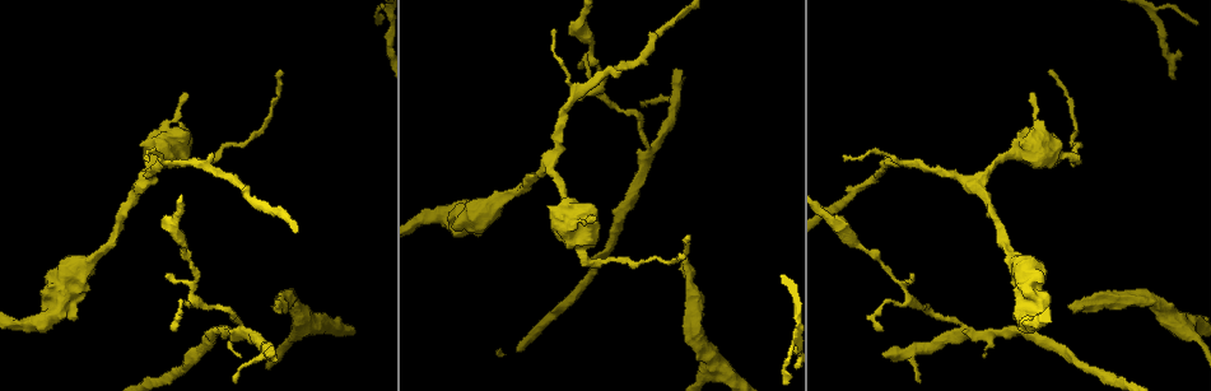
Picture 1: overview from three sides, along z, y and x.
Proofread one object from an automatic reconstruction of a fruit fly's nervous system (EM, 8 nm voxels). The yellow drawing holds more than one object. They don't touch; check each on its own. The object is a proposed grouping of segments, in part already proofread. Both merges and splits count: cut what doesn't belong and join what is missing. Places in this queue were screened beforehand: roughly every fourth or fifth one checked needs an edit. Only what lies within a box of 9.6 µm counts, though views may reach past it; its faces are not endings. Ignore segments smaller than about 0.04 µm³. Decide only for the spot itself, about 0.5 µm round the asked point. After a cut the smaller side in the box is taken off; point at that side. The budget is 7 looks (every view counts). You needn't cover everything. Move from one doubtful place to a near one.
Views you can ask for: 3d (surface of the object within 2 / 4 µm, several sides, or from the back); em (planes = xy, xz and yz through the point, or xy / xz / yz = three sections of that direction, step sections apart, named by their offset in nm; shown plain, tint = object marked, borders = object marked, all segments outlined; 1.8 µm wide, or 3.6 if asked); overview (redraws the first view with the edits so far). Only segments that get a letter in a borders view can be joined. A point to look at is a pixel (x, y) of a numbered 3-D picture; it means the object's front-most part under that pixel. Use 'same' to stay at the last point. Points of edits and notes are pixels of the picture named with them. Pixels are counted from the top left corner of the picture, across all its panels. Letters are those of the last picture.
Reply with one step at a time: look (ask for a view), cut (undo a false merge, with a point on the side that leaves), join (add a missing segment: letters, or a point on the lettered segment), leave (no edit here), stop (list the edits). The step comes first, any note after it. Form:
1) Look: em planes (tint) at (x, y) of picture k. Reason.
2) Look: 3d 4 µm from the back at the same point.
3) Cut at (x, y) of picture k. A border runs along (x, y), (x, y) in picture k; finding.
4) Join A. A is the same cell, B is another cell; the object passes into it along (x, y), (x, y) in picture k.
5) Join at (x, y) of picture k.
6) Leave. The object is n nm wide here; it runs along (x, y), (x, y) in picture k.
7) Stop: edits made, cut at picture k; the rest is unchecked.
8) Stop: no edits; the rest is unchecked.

Look: 3d 4 µm at (239, 329) of picture 1. Abrupt turn.

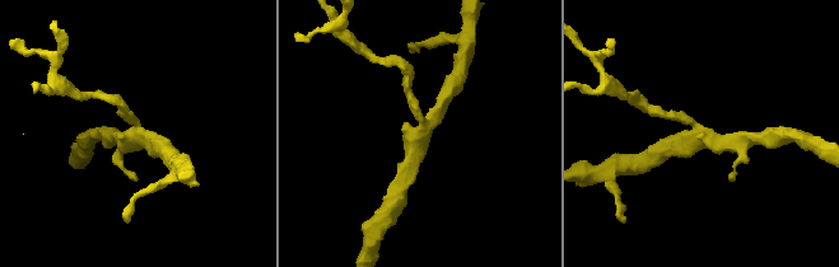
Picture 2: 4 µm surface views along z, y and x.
Look: em xz step 16 (borders) at (702, 130) of picture 2. Now the EM.

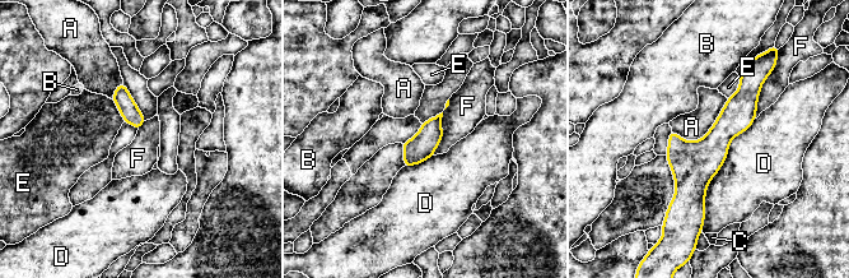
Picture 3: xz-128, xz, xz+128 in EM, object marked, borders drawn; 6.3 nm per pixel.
Leave. The longest contact is with D, 750 nm; A, B, C, D, E and F are other cells; a border runs along (443, 112), (442, 140), (433, 154) in picture 3; all the same neuron.

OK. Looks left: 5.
Look: em xy step 4 (borders) at (885, 355) of picture 1. Branch stops here.

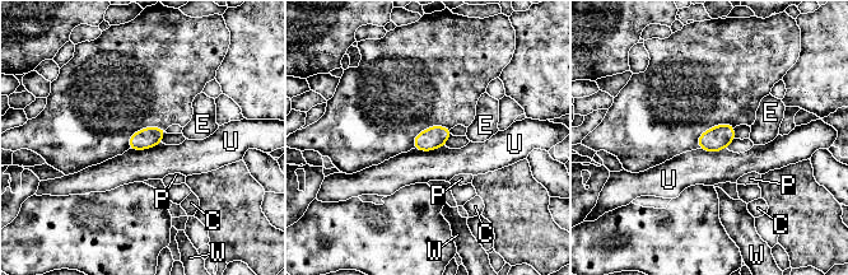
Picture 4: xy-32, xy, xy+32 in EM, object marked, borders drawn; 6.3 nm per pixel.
Look: em planes (borders) at the same point. Cut it another way.

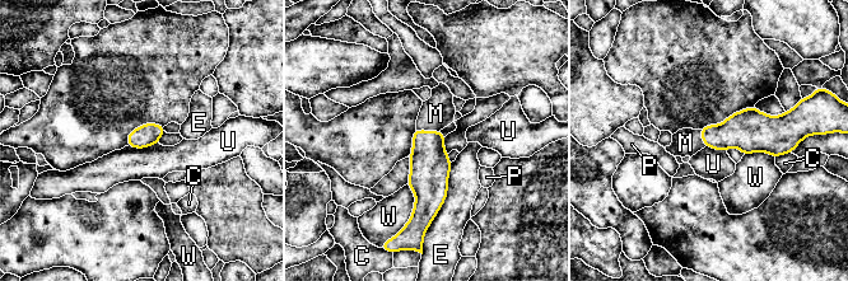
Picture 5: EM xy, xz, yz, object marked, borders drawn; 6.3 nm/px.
Join at (436, 113) of picture 5. M is the same cell, C, E, P, U and W are other cells; it goes on there.

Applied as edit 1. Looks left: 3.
Look: overview.

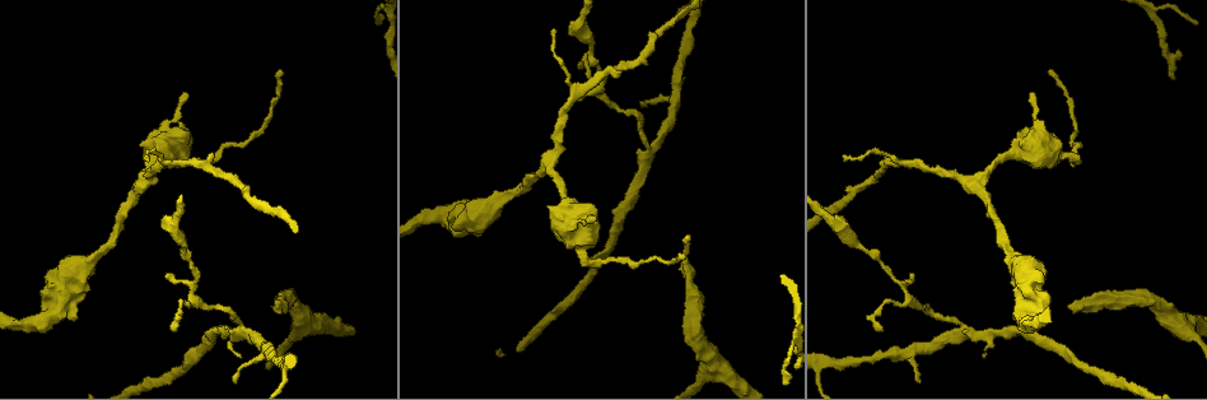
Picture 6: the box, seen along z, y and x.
Look: 3d 4 µm from the back at (276, 307) of picture 6. Branch stops here.

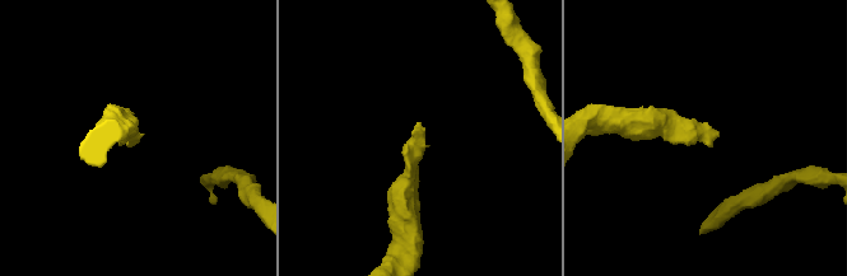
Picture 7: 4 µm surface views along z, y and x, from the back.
Look: em planes (borders) at (134, 133) of picture 7. Shape alone is not enough.

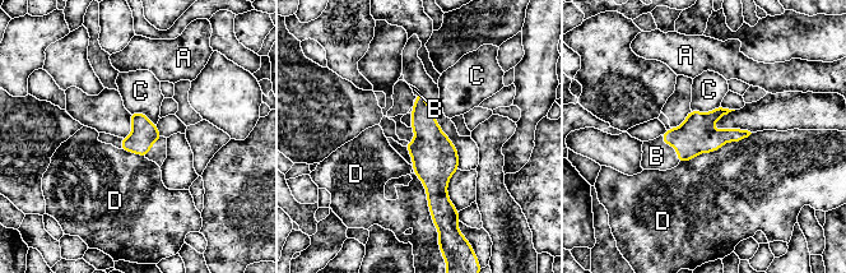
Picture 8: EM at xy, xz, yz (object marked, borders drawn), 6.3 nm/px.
Join at (656, 156) of picture 8. B is the same cell, A, C and D are other cells; the object passes into it along (696, 135), (673, 146), (656, 156) in picture 8; it goes on there.

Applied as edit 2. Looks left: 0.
Stop: edits made, join at picture 5, join at picture 8; the rest is unchecked.

